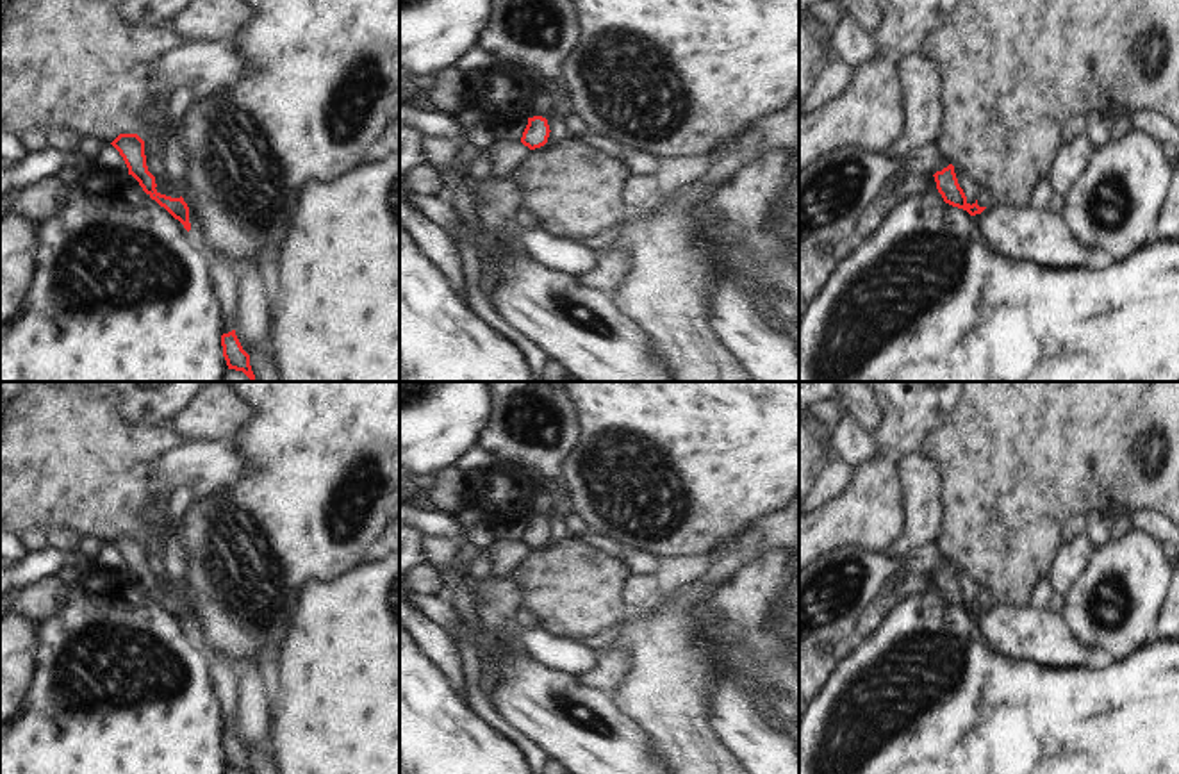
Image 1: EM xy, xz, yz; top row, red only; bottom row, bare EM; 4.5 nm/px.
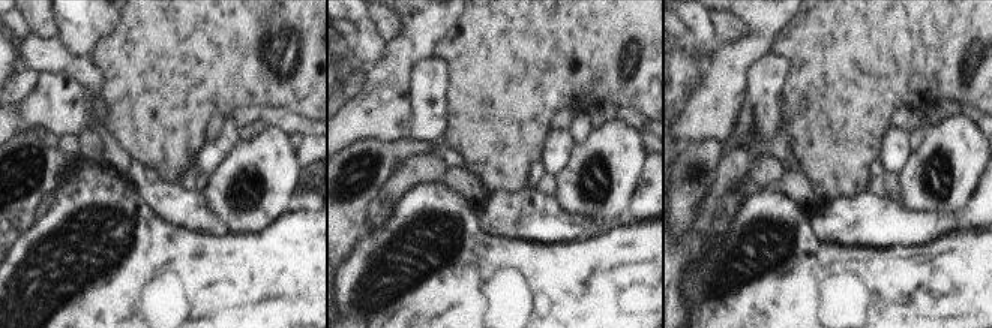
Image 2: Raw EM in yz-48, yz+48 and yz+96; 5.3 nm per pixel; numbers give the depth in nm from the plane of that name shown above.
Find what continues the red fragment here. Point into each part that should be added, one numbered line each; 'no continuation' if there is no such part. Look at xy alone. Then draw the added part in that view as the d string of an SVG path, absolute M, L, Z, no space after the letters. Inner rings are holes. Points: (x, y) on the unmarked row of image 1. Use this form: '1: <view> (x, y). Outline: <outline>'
no continuation.

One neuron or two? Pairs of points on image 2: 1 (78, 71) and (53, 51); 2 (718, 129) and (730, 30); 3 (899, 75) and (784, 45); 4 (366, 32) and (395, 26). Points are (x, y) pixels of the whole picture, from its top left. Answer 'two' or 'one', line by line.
1: one
2: two
3: one
4: two

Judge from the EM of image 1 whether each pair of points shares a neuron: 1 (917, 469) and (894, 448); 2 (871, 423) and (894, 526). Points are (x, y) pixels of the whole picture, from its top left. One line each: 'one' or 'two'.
1: two
2: two

